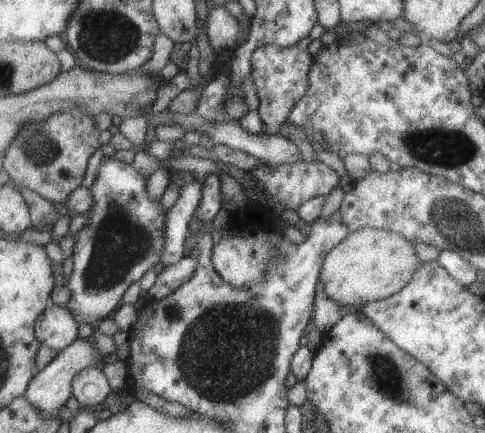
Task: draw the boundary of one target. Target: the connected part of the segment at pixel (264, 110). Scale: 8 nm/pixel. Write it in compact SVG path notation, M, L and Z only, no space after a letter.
M264 45L254 49L251 56L251 77L256 84L259 96L258 114L263 122L262 135L276 135L283 123L286 123L291 110L309 89L309 72L313 56L307 49Z

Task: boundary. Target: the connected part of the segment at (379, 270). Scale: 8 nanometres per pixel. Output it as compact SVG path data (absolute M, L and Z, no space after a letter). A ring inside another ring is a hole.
M366 227L352 231L326 255L319 276L325 284L325 291L340 306L357 306L360 310L368 301L377 301L399 293L411 280L419 266L420 258L412 244L405 236L394 231Z

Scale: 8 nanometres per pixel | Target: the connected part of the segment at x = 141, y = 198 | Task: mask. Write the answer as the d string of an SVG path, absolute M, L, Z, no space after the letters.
M105 157L98 168L91 186L94 199L90 211L89 223L79 230L73 246L73 271L71 279L66 283L72 289L72 300L68 304L79 324L98 326L112 310L118 308L126 289L140 280L149 268L158 264L164 244L164 225L166 214L162 213L162 203L152 202L146 193L147 178L142 176L131 164L119 161L116 157Z

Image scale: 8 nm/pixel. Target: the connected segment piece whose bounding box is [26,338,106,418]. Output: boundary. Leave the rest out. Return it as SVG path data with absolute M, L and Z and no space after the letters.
M76 339L68 348L56 353L55 359L40 371L38 376L32 380L27 390L27 397L43 410L45 417L48 415L58 415L58 412L68 404L68 400L72 398L73 381L76 376L88 367L96 367L98 364L106 364L102 360L100 351L96 348L96 344L90 343L87 339Z

